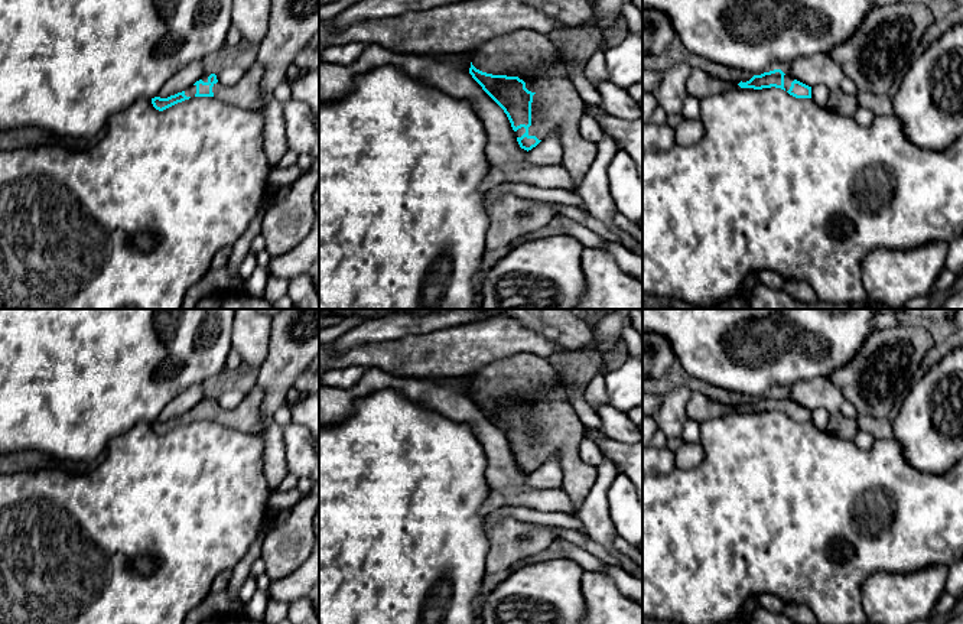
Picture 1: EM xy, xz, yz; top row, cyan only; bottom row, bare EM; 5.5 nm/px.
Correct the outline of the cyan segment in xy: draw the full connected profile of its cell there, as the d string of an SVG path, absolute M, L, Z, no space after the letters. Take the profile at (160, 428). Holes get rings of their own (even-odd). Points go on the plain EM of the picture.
M257 384L245 393L244 400L234 410L224 410L218 406L215 393L209 394L186 415L178 416L167 422L154 420L152 428L156 433L163 435L178 426L192 420L214 420L238 432L260 435L263 420L260 409L264 400L264 391Z

